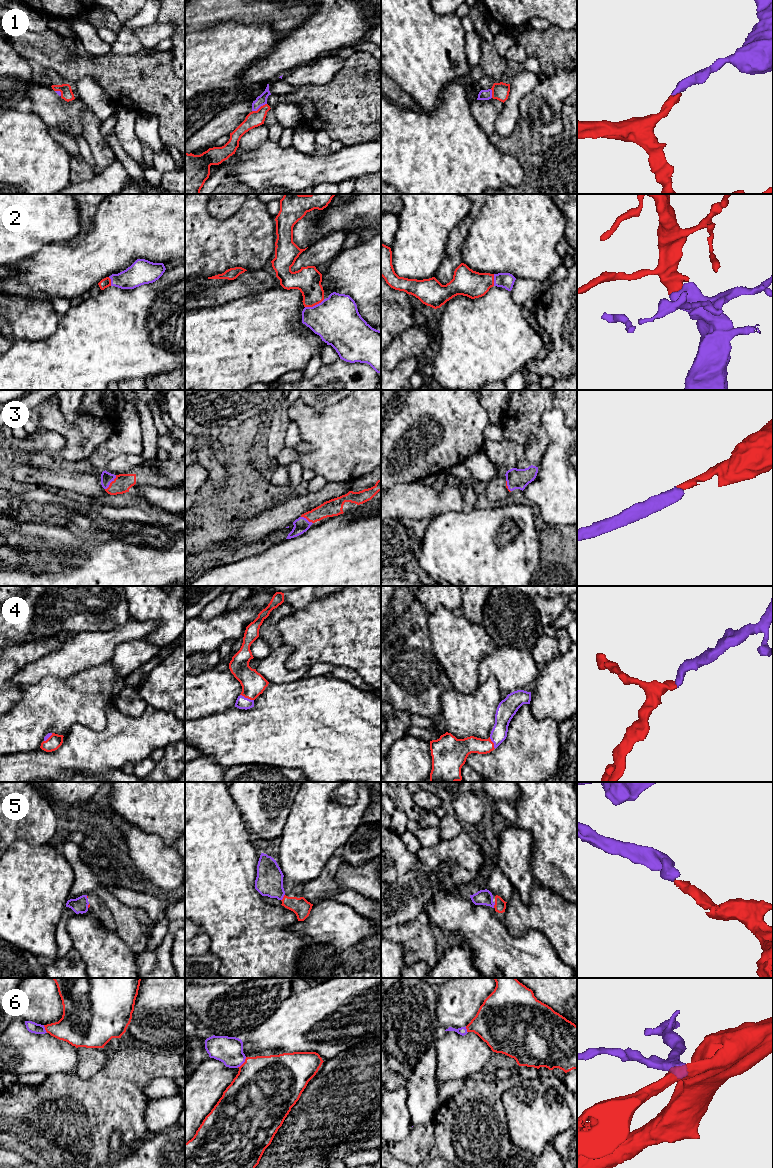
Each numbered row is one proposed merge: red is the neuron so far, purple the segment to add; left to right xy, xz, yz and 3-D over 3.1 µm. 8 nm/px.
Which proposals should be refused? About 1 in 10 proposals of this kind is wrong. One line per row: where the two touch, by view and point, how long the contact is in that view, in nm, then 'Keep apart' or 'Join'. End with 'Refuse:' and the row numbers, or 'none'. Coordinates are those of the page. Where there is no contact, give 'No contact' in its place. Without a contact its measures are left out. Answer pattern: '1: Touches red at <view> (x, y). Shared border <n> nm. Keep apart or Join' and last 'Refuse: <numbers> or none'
1: Touches red at xz (260, 107). Shared border 140 nm. Join
2: Touches red at xz (314, 305). Shared border 170 nm. Join
3: Touches red at xy (111, 482). Shared border 150 nm. Join
4: Touches red at xz (247, 697). Shared border 120 nm. Join
5: Touches red at xz (283, 897). Shared border 60 nm. Join
6: Touches red at xz (243, 1063). Shared border 120 nm. Join
Refuse: none

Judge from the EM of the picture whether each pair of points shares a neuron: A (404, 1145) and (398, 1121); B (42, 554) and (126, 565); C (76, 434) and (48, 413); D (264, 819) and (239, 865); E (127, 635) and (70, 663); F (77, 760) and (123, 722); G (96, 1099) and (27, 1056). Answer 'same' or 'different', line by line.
A: different
B: same
C: same
D: different
E: same
F: same
G: different

